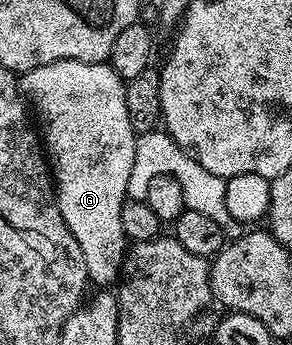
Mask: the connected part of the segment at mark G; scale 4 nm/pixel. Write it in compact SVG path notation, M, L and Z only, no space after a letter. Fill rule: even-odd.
M53 61L49 65L22 72L19 79L20 92L29 100L34 114L35 111L39 114L41 139L53 172L55 201L59 204L65 225L69 225L69 233L73 233L73 237L77 237L77 245L81 245L87 278L92 284L114 284L120 278L123 260L129 250L129 240L122 228L122 209L129 199L127 186L129 173L133 173L137 136L133 125L129 125L129 109L125 109L126 88L125 80L112 69L110 62Z

